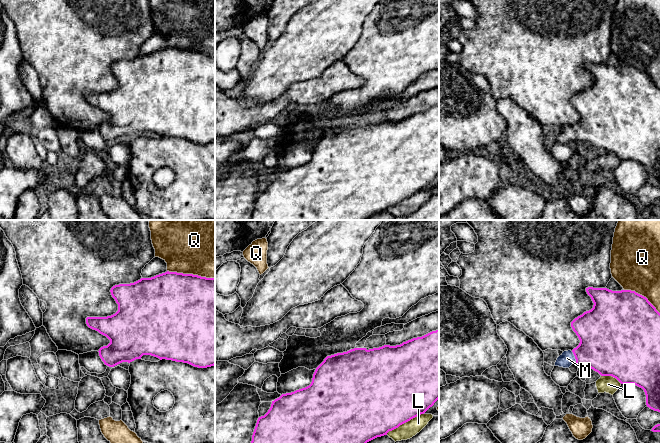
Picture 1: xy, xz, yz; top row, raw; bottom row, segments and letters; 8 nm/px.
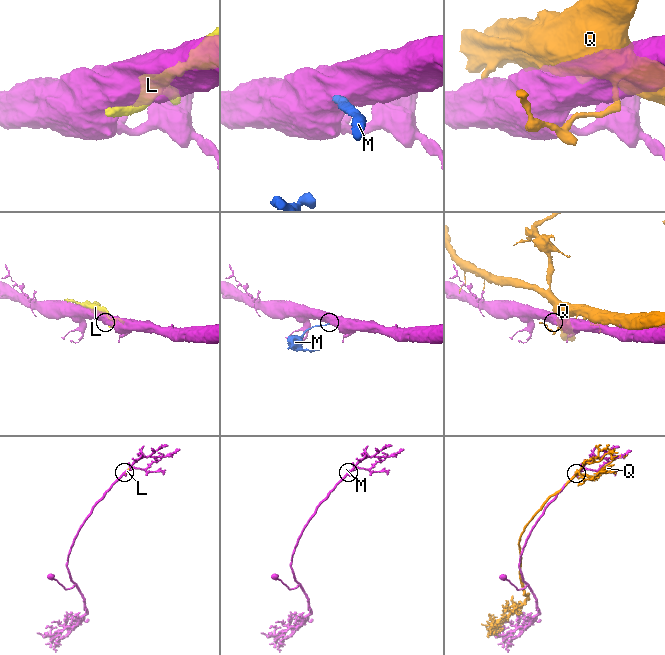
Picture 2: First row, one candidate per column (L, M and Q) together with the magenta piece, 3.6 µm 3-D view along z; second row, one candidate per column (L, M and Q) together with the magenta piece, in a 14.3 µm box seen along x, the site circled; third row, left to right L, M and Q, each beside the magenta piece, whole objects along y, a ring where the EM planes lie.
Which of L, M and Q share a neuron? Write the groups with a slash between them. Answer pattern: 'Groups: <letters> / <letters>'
Groups: L / M / Q

